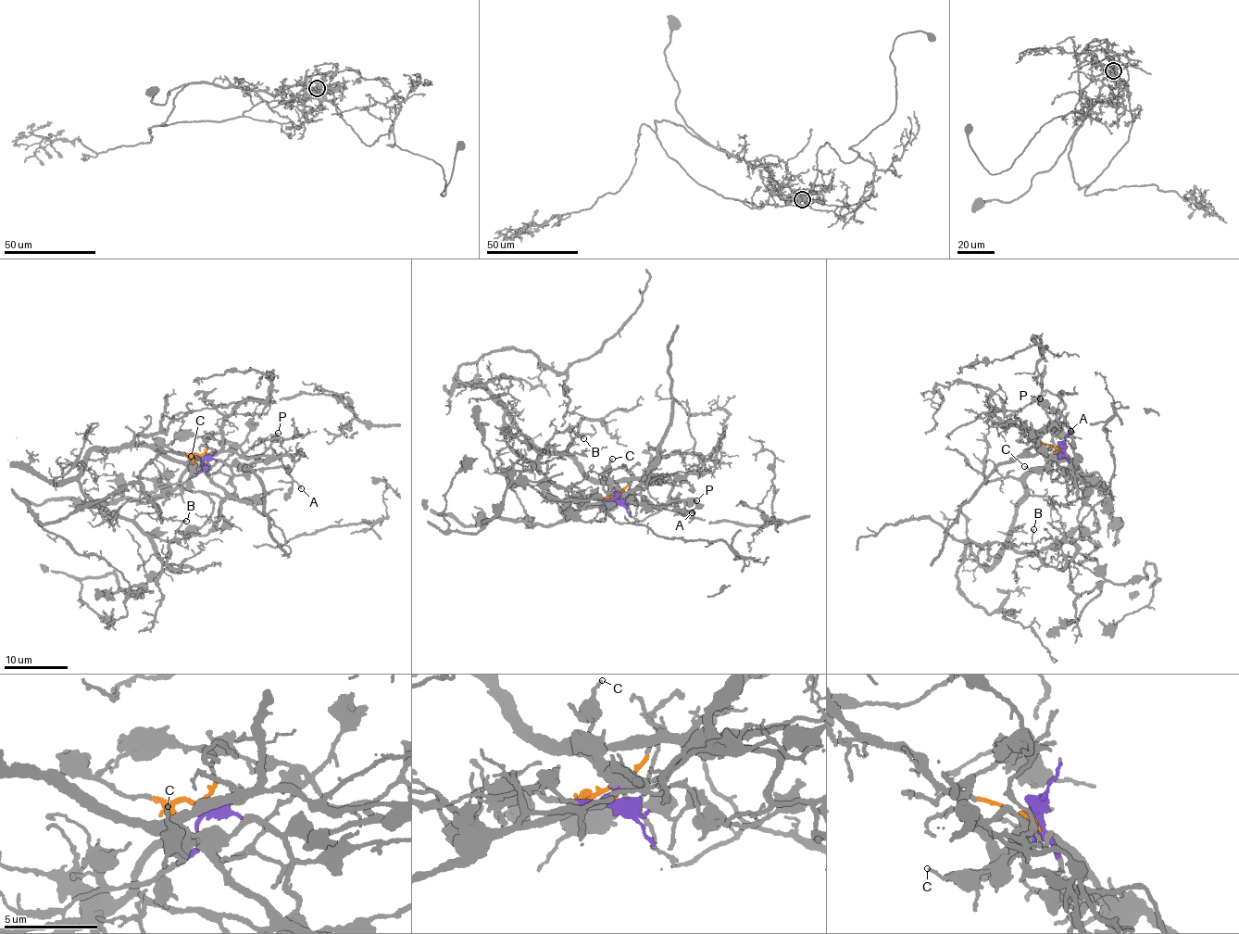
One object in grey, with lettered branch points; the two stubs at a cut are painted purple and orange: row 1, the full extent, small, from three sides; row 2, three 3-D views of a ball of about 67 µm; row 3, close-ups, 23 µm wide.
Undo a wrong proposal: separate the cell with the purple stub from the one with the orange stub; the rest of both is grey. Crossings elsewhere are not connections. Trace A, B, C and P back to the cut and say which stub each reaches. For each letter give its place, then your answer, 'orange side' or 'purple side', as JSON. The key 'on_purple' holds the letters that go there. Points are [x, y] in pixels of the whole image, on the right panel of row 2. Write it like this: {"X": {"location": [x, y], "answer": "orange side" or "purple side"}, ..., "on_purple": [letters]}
{"A": {"location": [1070, 431], "answer": "purple side"}, "B": {"location": [1033, 529], "answer": "orange side"}, "C": {"location": [1024, 466], "answer": "purple side"}, "P": {"location": [1040, 398], "answer": "purple side"}, "on_purple": ["A", "C", "P"]}

